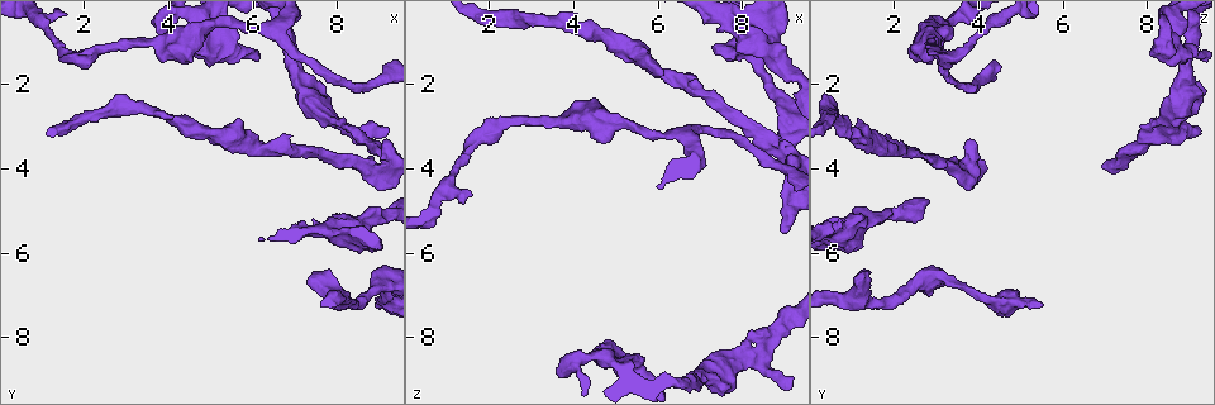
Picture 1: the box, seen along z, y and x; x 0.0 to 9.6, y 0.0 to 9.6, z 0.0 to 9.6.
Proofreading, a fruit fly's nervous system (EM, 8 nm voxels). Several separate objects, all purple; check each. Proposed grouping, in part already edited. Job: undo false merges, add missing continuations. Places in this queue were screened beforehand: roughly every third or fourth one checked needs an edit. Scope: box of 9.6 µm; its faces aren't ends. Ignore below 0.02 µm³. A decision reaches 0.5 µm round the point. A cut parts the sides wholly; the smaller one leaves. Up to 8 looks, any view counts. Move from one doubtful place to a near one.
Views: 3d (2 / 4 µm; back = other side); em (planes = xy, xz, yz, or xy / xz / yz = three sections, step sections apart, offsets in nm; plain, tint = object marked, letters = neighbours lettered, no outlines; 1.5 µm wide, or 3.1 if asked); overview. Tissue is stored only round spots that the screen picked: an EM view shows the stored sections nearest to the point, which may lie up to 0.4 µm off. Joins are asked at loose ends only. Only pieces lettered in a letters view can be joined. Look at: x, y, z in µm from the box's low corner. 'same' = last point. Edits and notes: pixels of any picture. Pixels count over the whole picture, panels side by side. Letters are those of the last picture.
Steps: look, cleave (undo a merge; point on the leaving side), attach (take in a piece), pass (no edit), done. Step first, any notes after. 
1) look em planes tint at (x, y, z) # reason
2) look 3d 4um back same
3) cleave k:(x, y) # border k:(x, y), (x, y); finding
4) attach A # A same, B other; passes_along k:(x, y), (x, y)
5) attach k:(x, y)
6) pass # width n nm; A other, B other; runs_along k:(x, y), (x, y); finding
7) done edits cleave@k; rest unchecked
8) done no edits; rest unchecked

look em xz step 8 letters at (8.90, 7.25, 5.55) # branch stops here

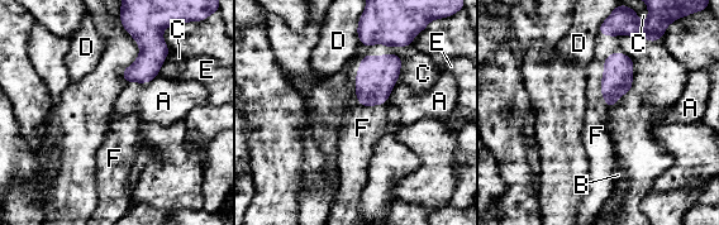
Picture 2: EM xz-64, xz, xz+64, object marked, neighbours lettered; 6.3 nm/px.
attach F # A other, B other, C other, D other, E other, F same; passes_along 2:(376, 76), (363, 105), (362, 128); it goes on there

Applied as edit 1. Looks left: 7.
look 3d 4um at (7.40, 6.50, 1.30) # free end

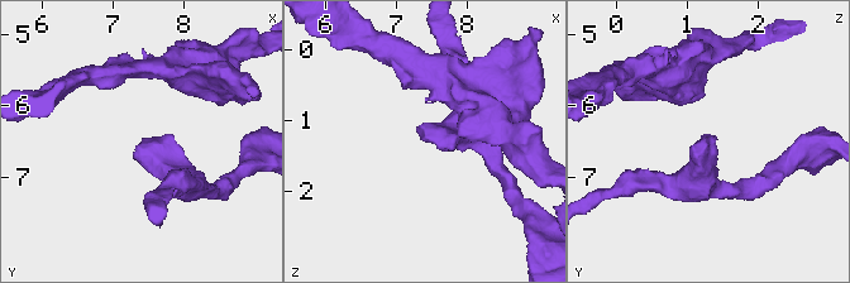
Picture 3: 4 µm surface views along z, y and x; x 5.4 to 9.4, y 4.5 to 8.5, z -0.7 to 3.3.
look em planes letters at (7.45, 6.45, 1.25) # need the tissue

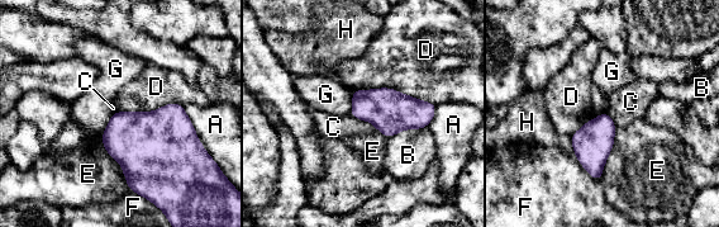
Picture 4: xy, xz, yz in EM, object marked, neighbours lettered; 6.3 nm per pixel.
pass # A other, B other, C other, D other, E other, F other, G other, H other; border 4:(352, 90), (393, 88), (436, 104); none of them fits

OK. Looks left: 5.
look em planes letters at (7.70, 3.65, 2.65) # a narrow waist

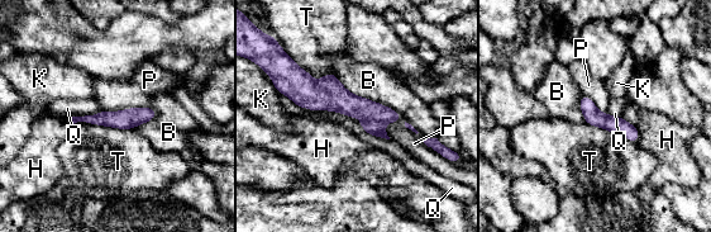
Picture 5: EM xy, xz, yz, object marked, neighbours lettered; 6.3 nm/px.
pass # width 110 nm; B other, H other, K other, P other, Q other, T other; border 5:(149, 107), (105, 110); continuous, no second cell

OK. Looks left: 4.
done edits attach@2; rest unchecked

